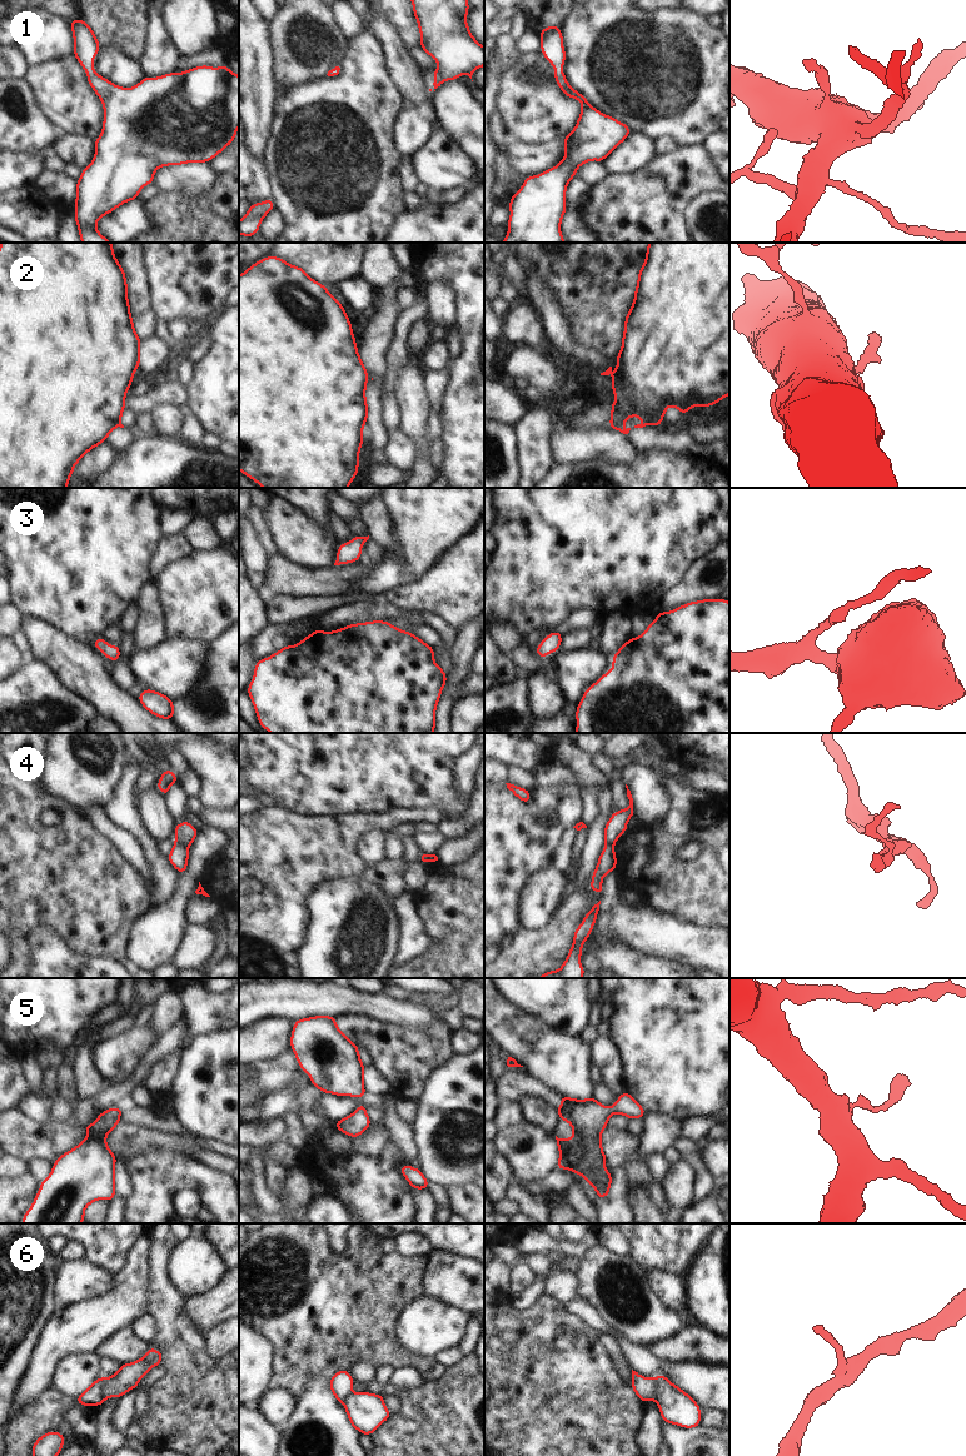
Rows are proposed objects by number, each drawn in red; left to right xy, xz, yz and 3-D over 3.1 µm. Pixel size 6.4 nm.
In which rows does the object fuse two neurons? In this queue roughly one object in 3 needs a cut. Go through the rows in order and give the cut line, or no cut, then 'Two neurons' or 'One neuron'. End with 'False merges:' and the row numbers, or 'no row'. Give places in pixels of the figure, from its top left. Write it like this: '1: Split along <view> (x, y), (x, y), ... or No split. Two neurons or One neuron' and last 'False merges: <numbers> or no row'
1: No split. One neuron
2: Split along yz (663, 413), (651, 417), (630, 414), (626, 418). Two neurons
3: No split. One neuron
4: Split along xy (175, 842), (187, 848). Two neurons
5: No split. One neuron
6: Split along xy (101, 1377), (103, 1401), (100, 1404). Two neurons
False merges: 2, 4, 6.

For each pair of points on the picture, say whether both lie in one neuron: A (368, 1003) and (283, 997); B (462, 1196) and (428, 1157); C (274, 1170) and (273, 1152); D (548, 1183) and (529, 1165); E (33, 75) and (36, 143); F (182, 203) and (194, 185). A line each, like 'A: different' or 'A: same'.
A: same
B: different
C: different
D: different
E: different
F: different

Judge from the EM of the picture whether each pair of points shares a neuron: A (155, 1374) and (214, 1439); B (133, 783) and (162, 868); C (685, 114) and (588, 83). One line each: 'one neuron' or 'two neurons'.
A: two neurons
B: one neuron
C: one neuron

